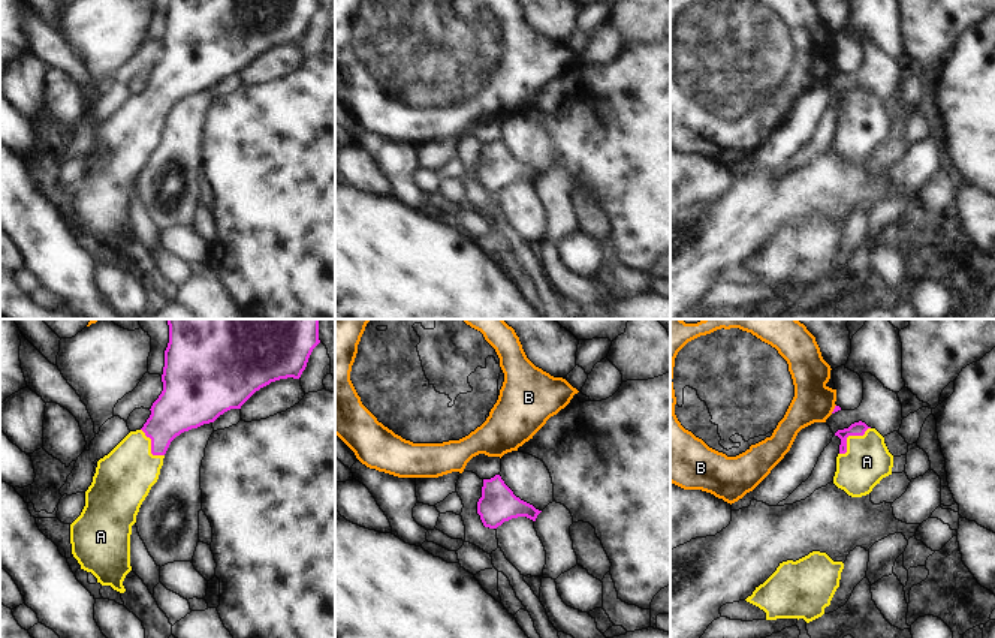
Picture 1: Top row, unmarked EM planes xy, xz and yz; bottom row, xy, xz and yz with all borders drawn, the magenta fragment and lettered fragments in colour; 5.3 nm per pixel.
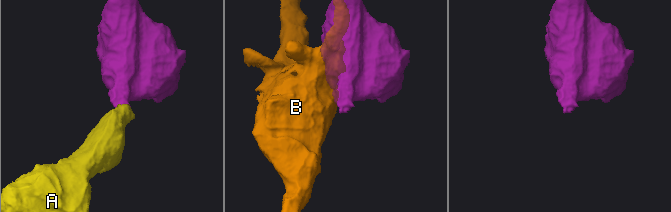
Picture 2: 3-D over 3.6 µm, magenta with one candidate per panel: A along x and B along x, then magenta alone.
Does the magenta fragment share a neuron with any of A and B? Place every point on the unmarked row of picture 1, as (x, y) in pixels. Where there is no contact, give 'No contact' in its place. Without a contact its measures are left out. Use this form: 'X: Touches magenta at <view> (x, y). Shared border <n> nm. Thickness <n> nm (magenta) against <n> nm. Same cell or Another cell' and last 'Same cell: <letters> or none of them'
A: Touches magenta at yz (849, 99). Shared border 220 nm. Thickness 80 nm (magenta) against 240 nm. Same cell
B: Touches magenta at yz (834, 74). Shared border 50 nm. Thickness 30 nm (magenta) against 220 nm. Another cell
Same cell: A.

